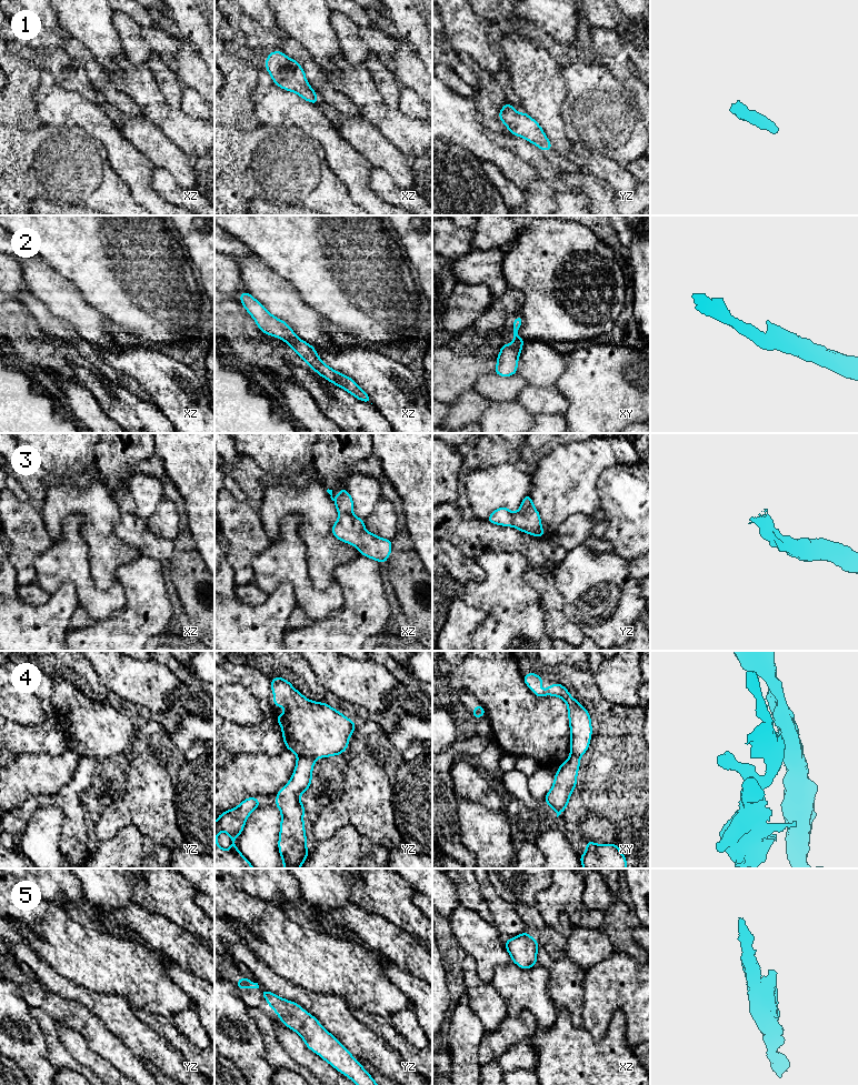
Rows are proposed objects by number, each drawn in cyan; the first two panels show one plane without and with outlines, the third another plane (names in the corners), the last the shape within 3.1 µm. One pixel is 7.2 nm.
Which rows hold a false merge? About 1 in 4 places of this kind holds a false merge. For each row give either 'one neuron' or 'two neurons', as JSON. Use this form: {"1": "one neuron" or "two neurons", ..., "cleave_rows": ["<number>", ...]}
{"1": "one neuron", "2": "one neuron", "3": "one neuron", "4": "two neurons", "5": "one neuron", "cleave_rows": ["4"]}

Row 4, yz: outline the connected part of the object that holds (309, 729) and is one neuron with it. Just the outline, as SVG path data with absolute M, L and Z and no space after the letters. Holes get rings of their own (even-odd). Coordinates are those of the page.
M276 676L270 682L270 687L273 691L273 704L286 711L283 715L276 715L281 726L286 749L292 751L297 756L316 759L340 755L347 750L349 737L357 727L357 724L350 719L327 703L308 700L283 677Z

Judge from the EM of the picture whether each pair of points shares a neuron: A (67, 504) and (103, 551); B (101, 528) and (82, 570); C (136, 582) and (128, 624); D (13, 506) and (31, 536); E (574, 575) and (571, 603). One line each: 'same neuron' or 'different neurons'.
A: same neuron
B: different neurons
C: same neuron
D: same neuron
E: same neuron

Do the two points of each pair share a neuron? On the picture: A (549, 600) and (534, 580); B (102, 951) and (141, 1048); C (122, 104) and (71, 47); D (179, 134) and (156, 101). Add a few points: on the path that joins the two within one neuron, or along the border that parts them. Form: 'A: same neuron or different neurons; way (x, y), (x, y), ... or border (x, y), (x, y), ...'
A: same neuron; way (549, 595), (538, 584)
B: different neurons; border (95, 991), (101, 994), (118, 994), (130, 1002)
C: same neuron; way (108, 90), (86, 59)
D: same neuron; way (173, 127), (156, 109)

